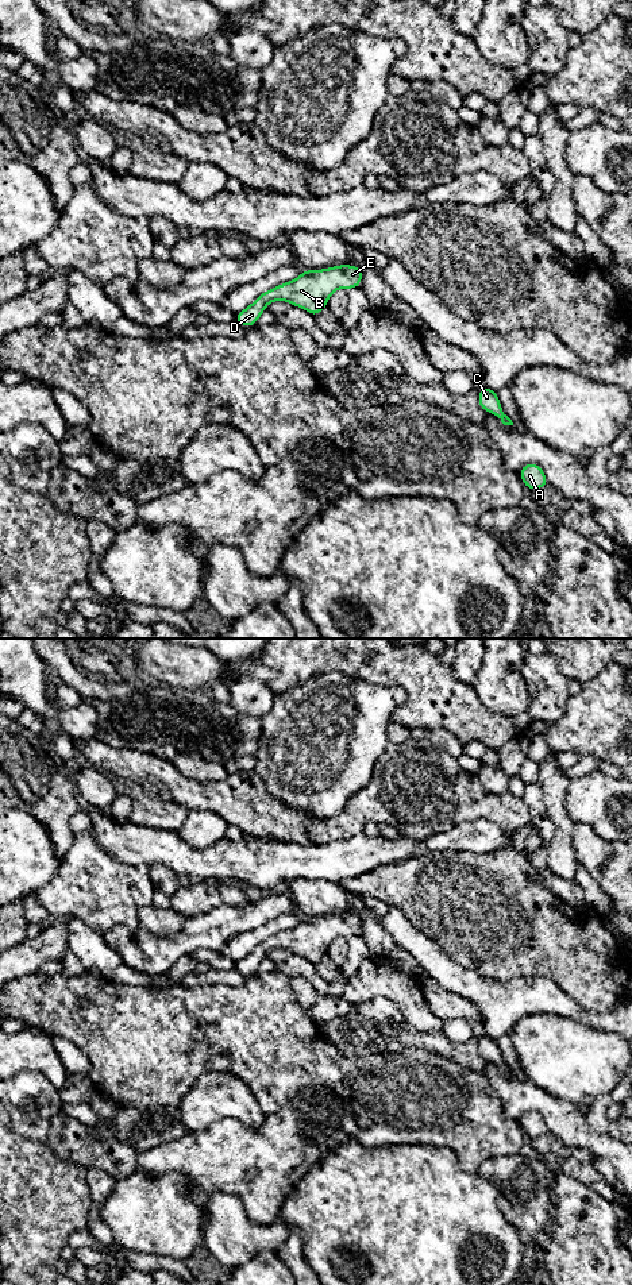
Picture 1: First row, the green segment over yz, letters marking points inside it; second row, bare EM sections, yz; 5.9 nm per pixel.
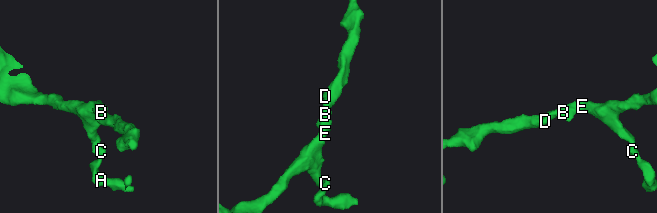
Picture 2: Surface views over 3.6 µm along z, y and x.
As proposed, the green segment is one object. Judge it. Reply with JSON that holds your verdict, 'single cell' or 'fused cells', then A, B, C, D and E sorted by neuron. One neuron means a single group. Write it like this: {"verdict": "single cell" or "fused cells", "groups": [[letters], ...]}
{"verdict": "single cell", "groups": [["A", "B", "C", "D", "E"]]}

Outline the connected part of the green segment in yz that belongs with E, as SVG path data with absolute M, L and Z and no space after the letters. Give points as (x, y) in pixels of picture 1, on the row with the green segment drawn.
M352 265L304 270L296 279L263 292L251 305L235 315L235 321L244 327L253 327L266 310L266 305L280 300L305 309L315 317L328 306L330 296L335 290L359 288L362 277L362 267Z

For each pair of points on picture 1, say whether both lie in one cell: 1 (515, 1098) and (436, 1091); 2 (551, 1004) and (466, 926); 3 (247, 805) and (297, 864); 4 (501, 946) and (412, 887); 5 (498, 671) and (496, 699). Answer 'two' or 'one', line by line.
1: two
2: two
3: two
4: one
5: one

